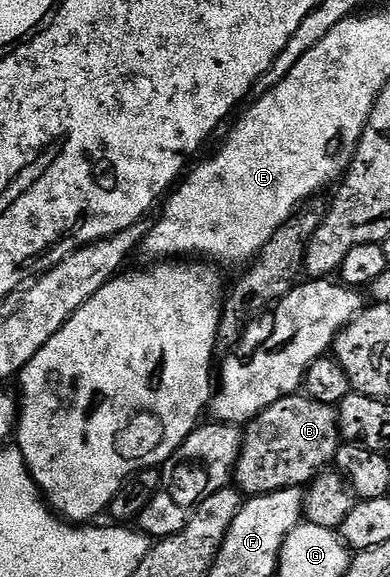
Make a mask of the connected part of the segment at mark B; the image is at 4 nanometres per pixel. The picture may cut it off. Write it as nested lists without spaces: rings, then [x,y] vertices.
[[[296,395],[294,397],[286,397],[281,399],[277,403],[273,403],[265,411],[261,411],[259,416],[254,421],[250,422],[246,426],[245,434],[243,436],[243,450],[239,452],[239,462],[235,464],[235,472],[233,474],[234,484],[237,486],[240,493],[247,497],[260,497],[266,493],[272,493],[273,491],[281,491],[282,489],[298,489],[306,486],[308,483],[315,480],[320,473],[324,472],[334,462],[335,452],[339,450],[341,444],[341,438],[339,435],[339,414],[336,406],[326,405],[325,403],[317,403],[311,397],[306,395]]]

